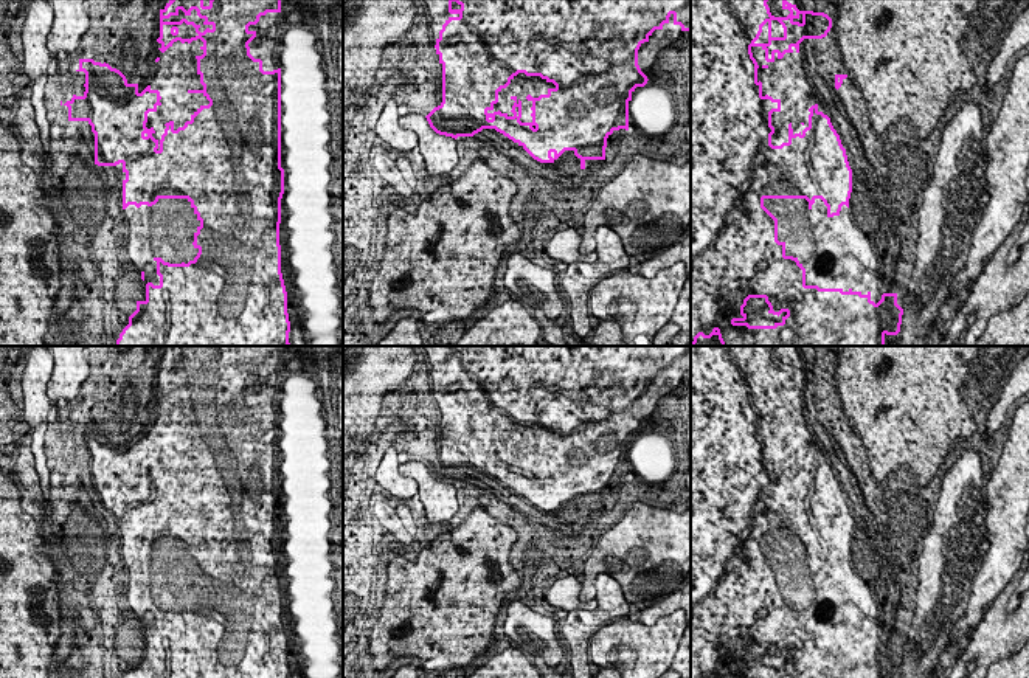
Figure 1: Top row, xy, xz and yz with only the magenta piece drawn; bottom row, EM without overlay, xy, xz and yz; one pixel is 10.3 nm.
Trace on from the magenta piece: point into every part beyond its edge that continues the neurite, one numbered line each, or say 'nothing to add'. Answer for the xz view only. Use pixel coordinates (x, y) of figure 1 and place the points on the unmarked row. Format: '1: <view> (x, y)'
1: xz (522, 433)

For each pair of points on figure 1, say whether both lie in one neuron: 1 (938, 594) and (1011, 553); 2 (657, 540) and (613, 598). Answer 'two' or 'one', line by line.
1: two
2: two

